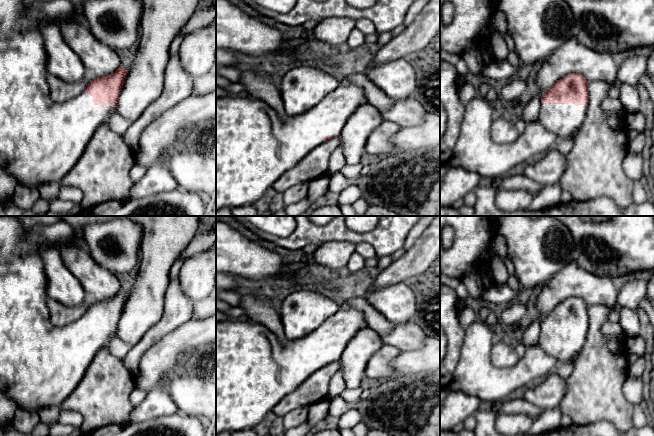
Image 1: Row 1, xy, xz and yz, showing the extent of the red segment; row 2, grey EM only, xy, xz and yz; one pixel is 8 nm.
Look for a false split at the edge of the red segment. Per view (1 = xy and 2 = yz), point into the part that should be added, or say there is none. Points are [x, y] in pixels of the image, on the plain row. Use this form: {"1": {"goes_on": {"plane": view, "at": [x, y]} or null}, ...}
{"1": {"goes_on": {"plane": "xy", "at": [40, 364]}}, "2": {"goes_on": {"plane": "yz", "at": [562, 343]}}}

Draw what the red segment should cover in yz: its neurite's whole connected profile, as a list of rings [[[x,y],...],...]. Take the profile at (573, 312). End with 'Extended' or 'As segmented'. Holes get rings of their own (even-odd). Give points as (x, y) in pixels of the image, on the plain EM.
[[[581,297],[558,304],[541,322],[539,344],[559,363],[569,362],[584,347],[589,328],[589,306]]]. Extended

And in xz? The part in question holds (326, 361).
[[[339,309],[310,334],[282,345],[262,324],[226,320],[216,322],[216,434],[254,429],[273,408],[322,366],[339,362],[349,341],[366,325],[361,311]]]. Extended

